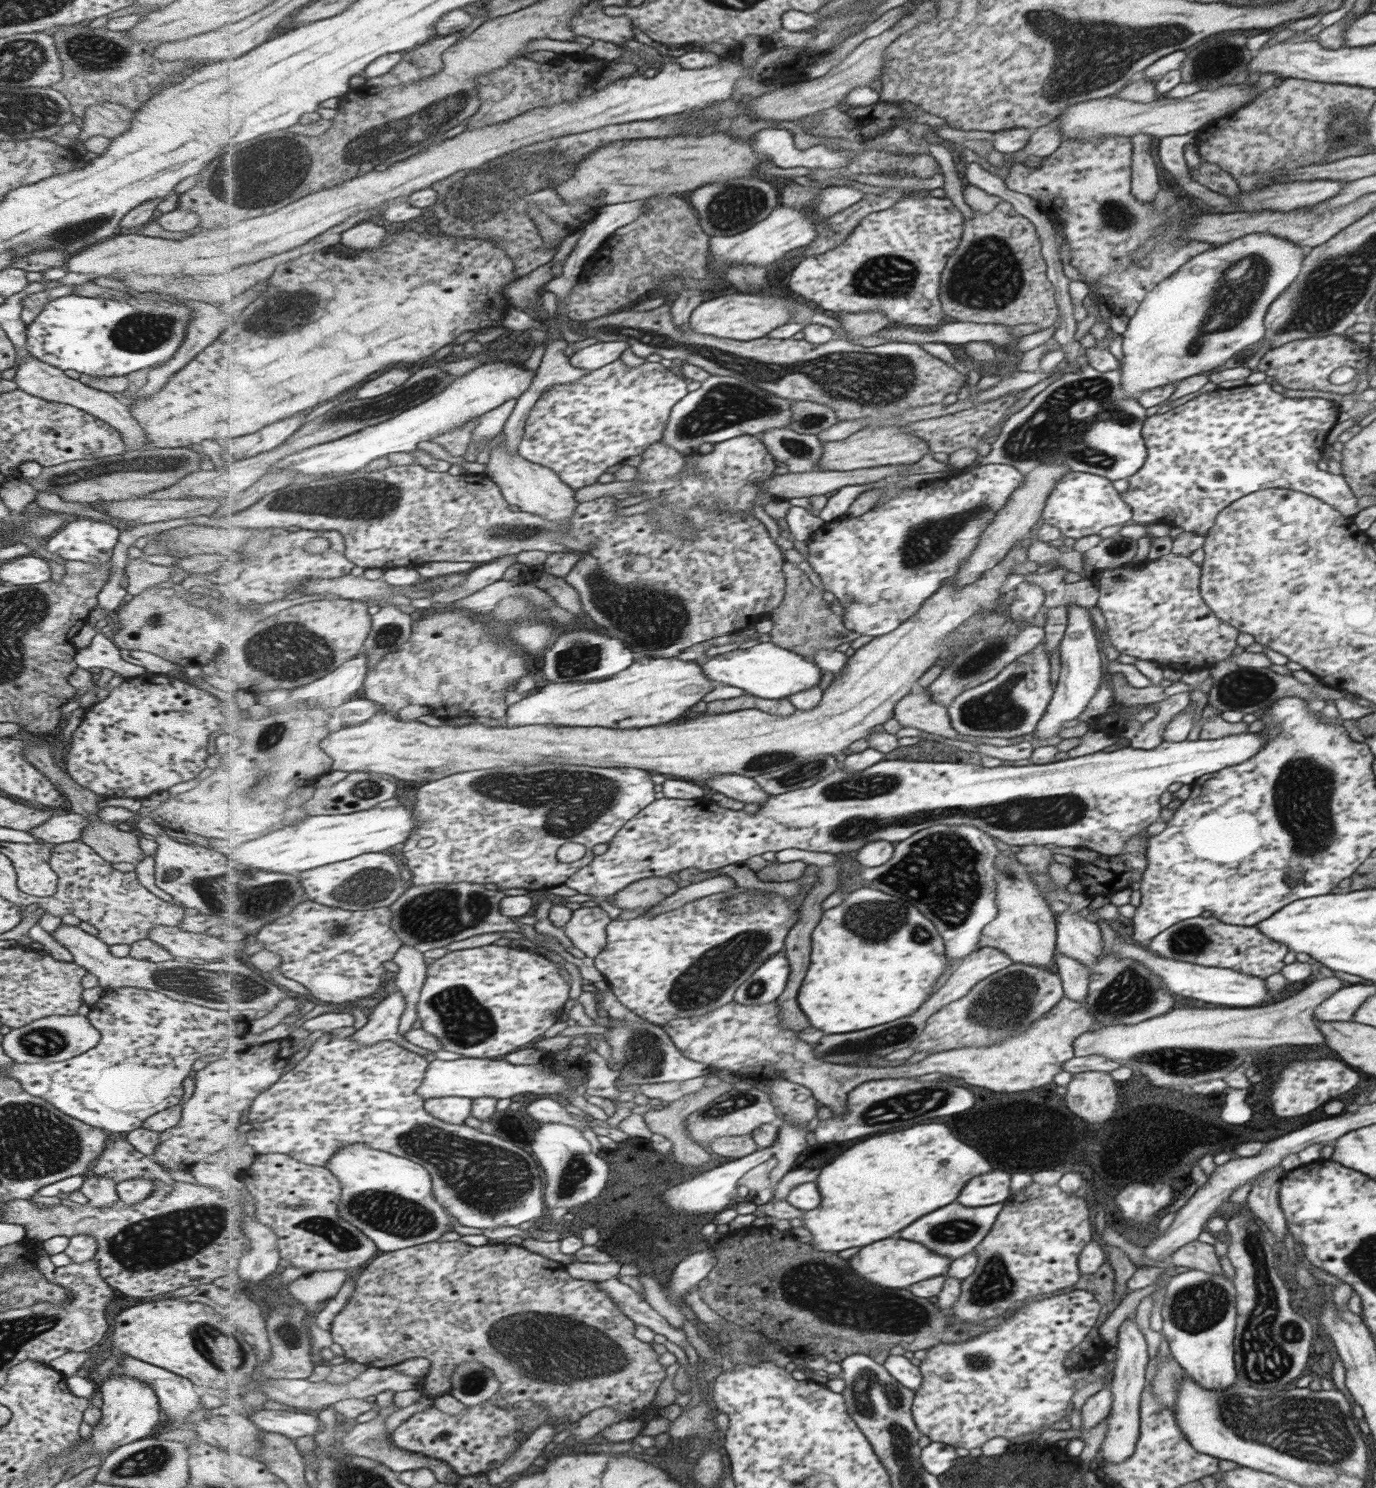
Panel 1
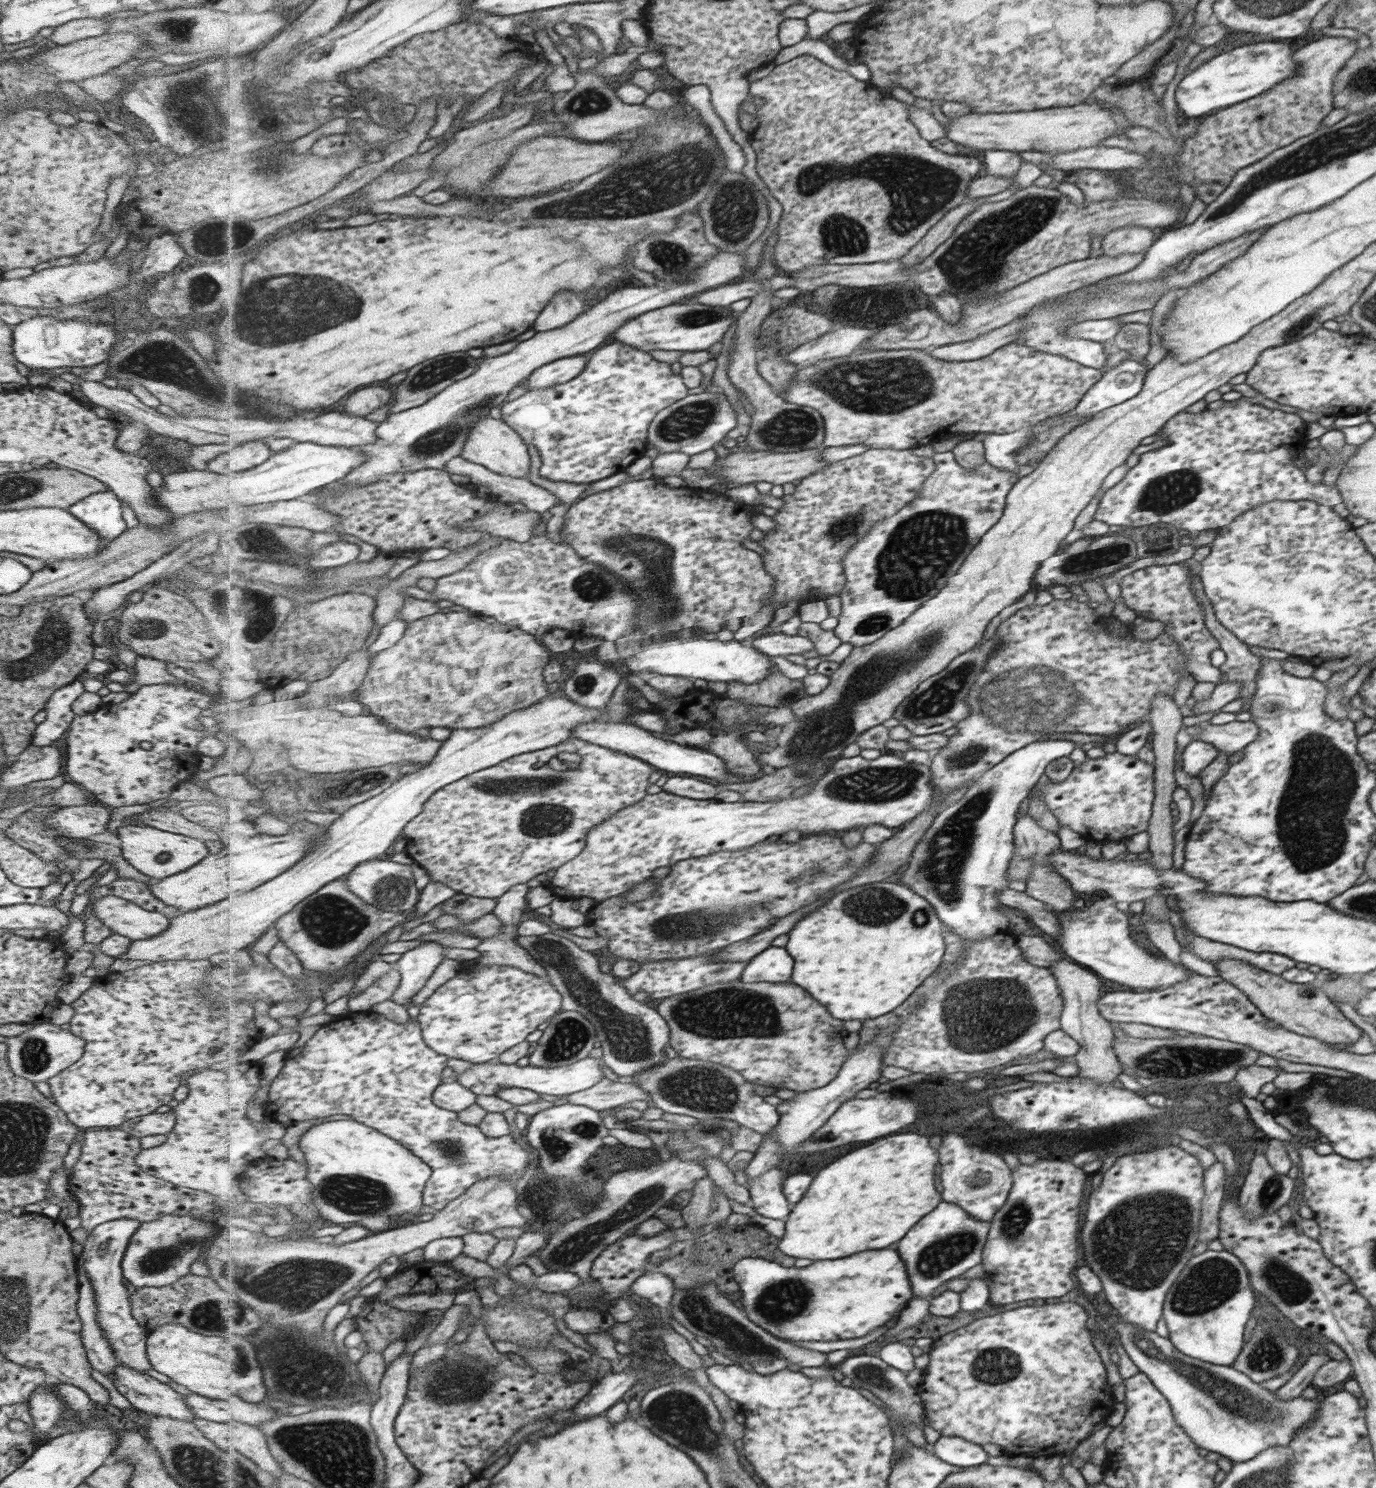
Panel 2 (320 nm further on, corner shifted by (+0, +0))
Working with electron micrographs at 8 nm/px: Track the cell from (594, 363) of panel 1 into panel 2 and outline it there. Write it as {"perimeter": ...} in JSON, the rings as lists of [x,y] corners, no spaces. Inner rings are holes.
{"perimeter":[[[589,354],[569,356],[561,360],[546,364],[538,368],[533,376],[524,381],[530,391],[543,391],[547,388],[557,387],[577,379],[588,365]]]}

